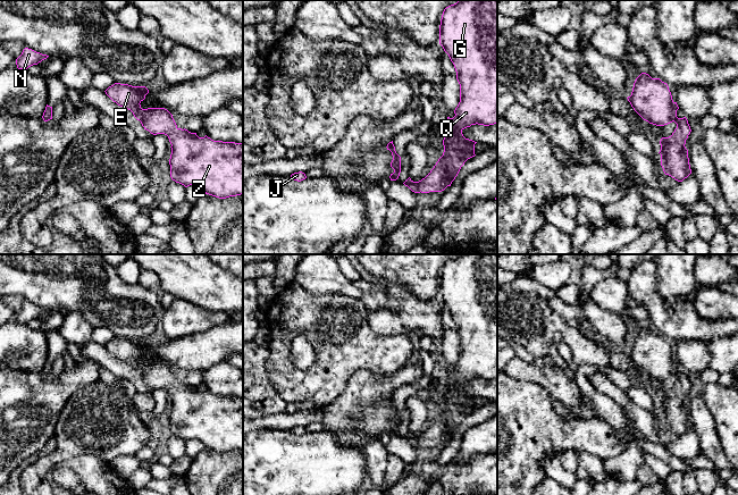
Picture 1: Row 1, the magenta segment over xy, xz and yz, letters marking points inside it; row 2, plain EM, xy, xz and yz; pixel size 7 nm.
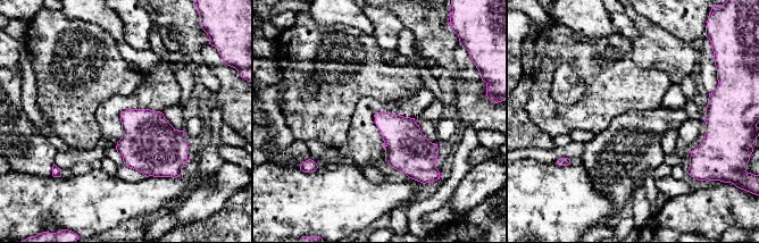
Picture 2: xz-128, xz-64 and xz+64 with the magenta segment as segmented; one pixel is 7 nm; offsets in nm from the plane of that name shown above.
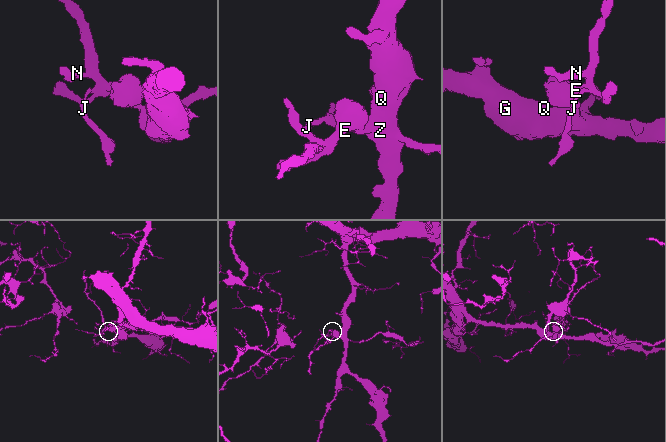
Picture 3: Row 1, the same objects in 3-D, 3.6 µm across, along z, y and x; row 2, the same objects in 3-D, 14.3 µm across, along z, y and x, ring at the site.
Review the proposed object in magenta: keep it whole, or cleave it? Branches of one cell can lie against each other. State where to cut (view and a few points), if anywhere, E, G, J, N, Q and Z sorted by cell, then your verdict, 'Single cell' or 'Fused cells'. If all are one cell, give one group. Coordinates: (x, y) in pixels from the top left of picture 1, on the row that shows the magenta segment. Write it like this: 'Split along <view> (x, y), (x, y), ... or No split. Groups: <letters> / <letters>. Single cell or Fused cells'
No split. Groups: E G J N Q Z. Single cell

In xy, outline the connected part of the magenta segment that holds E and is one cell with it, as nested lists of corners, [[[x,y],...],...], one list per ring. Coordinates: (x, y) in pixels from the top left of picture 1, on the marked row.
[[[115,83],[104,92],[118,106],[131,110],[144,129],[168,136],[173,181],[185,187],[196,185],[219,199],[243,194],[243,143],[199,137],[178,128],[167,109],[142,109],[140,103],[149,93],[145,86]]]

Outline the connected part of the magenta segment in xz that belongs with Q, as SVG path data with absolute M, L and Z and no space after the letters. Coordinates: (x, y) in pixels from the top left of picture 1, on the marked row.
M459 0L446 7L439 25L439 44L448 54L460 84L460 102L453 118L447 117L443 156L430 173L419 182L410 177L403 183L414 193L442 192L458 176L464 162L475 157L477 142L466 139L462 131L471 125L497 123L497 0Z

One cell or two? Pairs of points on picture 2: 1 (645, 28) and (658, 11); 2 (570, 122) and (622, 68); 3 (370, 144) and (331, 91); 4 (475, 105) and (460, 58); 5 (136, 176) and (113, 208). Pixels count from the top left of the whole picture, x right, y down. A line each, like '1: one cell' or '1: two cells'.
1: two cells
2: one cell
3: two cells
4: one cell
5: two cells

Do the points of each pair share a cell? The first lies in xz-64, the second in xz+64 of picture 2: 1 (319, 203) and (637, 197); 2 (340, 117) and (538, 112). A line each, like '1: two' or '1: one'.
1: two
2: one

